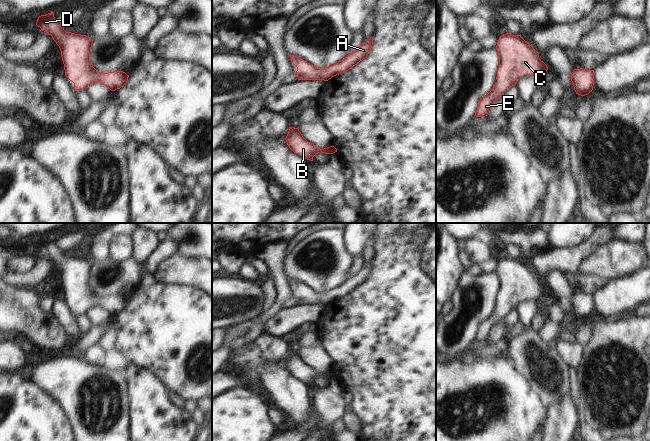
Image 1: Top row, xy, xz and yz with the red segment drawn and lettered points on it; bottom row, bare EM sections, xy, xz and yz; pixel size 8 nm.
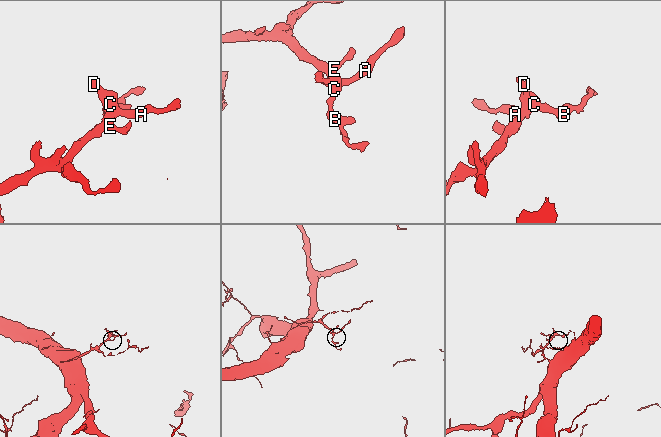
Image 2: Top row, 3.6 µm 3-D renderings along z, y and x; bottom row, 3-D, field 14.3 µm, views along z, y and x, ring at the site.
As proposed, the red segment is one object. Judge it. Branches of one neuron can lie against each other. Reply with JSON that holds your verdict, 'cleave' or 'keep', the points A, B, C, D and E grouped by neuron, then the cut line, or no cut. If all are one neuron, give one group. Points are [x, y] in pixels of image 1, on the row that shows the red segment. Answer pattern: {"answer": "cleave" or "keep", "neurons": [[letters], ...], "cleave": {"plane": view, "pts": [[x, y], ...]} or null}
{"answer": "keep", "neurons": [["A", "B", "C", "D", "E"]], "cleave": null}

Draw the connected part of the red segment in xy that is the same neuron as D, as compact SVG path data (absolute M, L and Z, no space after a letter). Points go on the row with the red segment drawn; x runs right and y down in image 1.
M53 13L39 16L36 25L51 35L59 46L65 76L74 83L75 91L87 89L96 82L115 91L127 83L129 75L123 71L99 73L90 62L93 40L86 35L65 31L56 22Z

